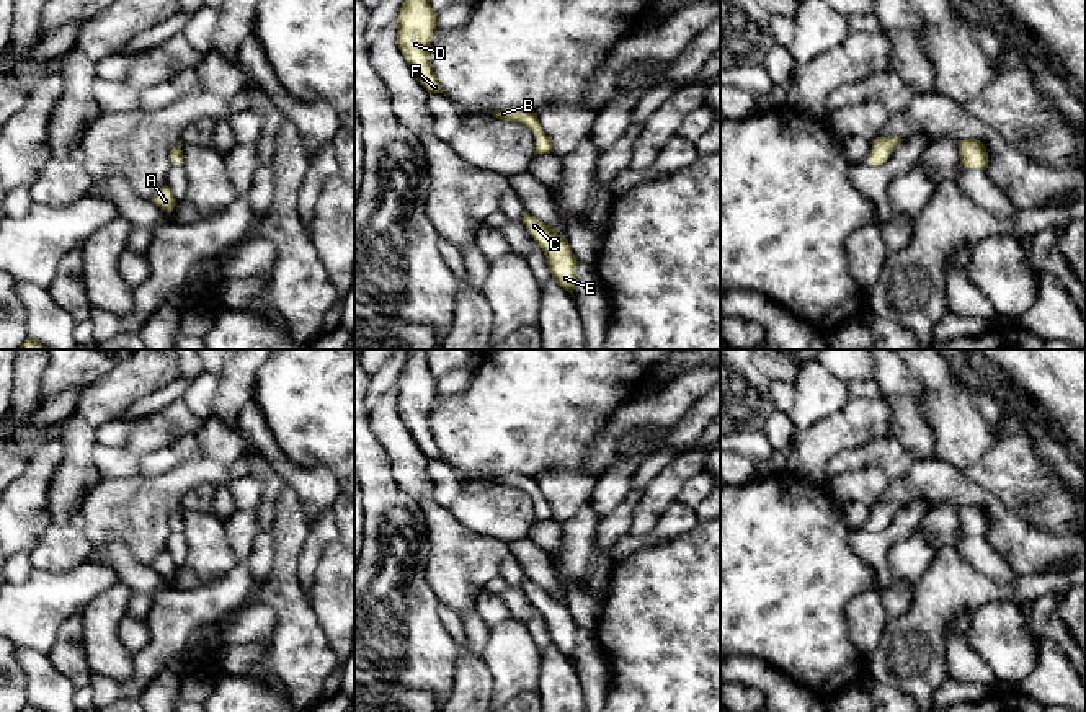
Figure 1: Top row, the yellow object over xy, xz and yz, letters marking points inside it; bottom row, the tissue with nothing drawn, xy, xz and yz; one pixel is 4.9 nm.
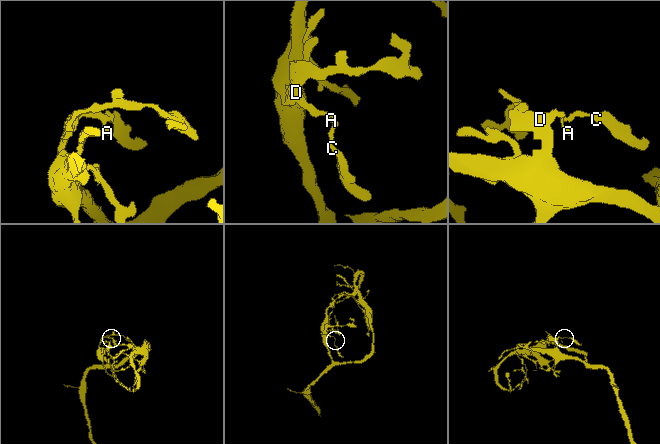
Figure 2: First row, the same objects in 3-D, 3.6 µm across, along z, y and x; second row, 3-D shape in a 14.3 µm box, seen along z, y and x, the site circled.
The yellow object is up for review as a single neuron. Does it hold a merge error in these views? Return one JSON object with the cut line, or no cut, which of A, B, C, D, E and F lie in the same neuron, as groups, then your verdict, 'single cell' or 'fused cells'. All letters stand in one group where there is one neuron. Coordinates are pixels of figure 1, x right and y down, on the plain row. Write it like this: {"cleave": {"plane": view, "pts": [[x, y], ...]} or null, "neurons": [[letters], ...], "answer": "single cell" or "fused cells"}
{"cleave": null, "neurons": [["A", "B", "C", "D", "E", "F"]], "answer": "single cell"}

